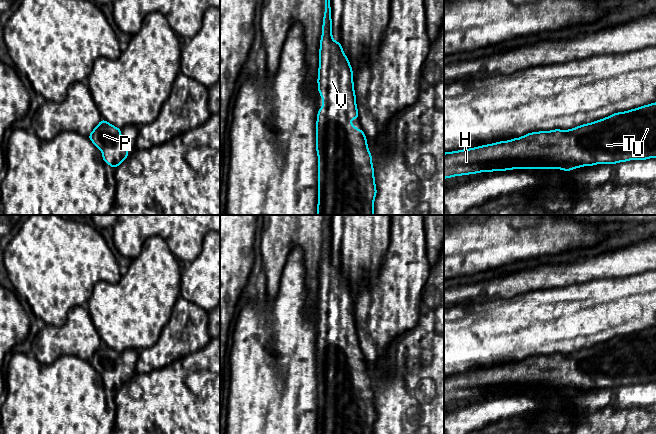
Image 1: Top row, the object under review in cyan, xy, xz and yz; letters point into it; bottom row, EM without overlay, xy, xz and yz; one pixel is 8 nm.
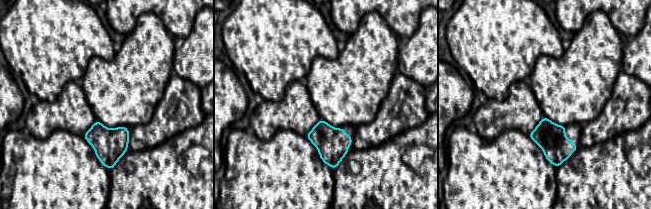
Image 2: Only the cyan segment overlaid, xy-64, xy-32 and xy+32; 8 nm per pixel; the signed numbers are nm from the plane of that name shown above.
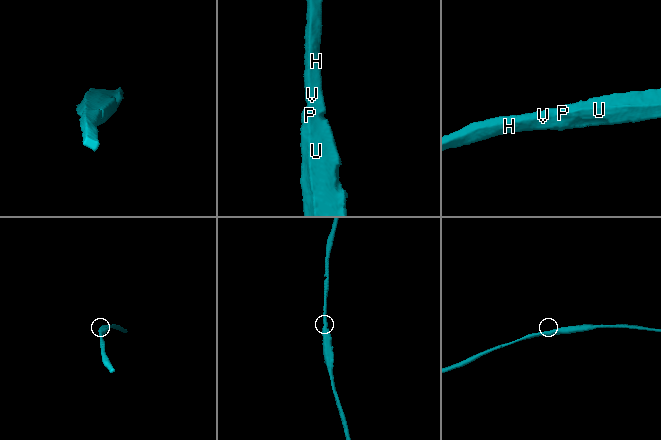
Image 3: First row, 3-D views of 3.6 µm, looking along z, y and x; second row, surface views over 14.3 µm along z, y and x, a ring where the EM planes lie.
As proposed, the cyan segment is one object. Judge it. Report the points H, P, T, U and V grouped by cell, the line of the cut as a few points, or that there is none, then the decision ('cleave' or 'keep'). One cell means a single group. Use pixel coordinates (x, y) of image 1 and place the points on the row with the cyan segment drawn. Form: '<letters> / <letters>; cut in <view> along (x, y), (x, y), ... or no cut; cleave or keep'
H P T U V; no cut; keep

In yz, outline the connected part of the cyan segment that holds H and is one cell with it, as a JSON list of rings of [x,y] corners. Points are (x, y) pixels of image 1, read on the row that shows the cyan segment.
[[[656,102],[570,130],[531,132],[520,138],[500,141],[470,149],[444,153],[444,179],[480,172],[512,169],[562,169],[616,164],[629,160],[656,158]]]

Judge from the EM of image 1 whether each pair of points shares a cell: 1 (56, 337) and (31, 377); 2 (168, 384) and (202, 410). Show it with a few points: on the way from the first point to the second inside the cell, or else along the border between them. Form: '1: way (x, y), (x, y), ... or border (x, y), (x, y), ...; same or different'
1: border (31, 353), (40, 362), (47, 364), (63, 356); different
2: way (176, 392), (194, 410); same

